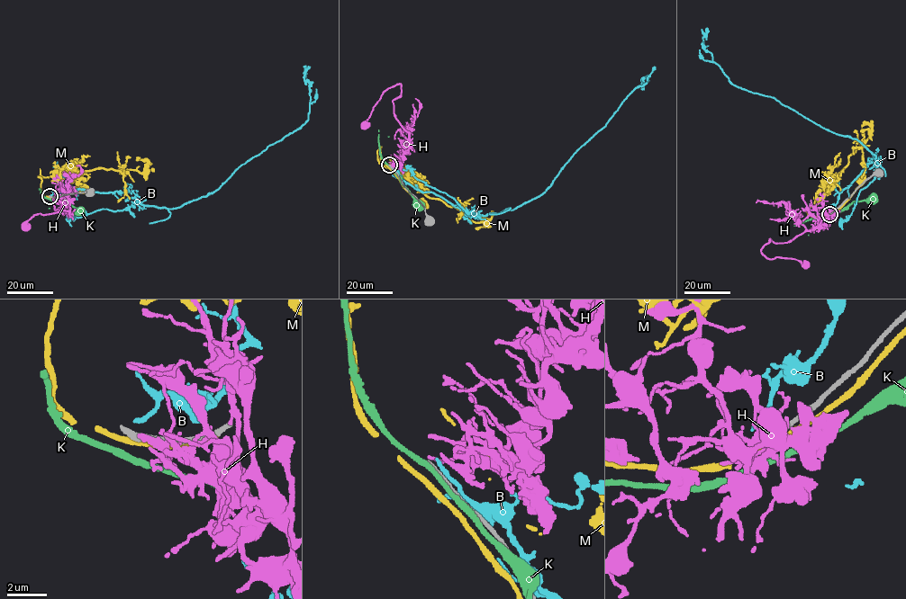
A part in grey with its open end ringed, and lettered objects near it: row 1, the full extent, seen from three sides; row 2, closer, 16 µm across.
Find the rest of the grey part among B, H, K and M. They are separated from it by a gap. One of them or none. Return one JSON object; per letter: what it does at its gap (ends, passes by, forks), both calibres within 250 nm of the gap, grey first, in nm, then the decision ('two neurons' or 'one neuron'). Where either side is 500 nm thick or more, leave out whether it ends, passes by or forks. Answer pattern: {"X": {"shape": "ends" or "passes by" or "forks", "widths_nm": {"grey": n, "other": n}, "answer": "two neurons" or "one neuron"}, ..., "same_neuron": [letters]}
{"B": {"shape": "ends", "widths_nm": {"grey": 340, "other": 190}, "answer": "two neurons"}, "H": {"shape": "ends", "widths_nm": {"grey": 340, "other": 200}, "answer": "two neurons"}, "K": {"shape": "passes by", "widths_nm": {"grey": 340, "other": 280}, "answer": "two neurons"}, "M": {"shape": "passes by", "widths_nm": {"grey": 340, "other": 260}, "answer": "two neurons"}, "same_neuron": []}

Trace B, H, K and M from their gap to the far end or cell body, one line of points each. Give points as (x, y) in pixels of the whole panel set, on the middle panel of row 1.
B: (390, 165), (416, 189), (470, 214), (513, 210), (545, 191), (647, 76), (642, 89)
H: (391, 165), (401, 164), (410, 147), (394, 112), (401, 84), (383, 93), (366, 125)
K: (389, 165), (419, 204)
M: (388, 166), (416, 202), (421, 203)

